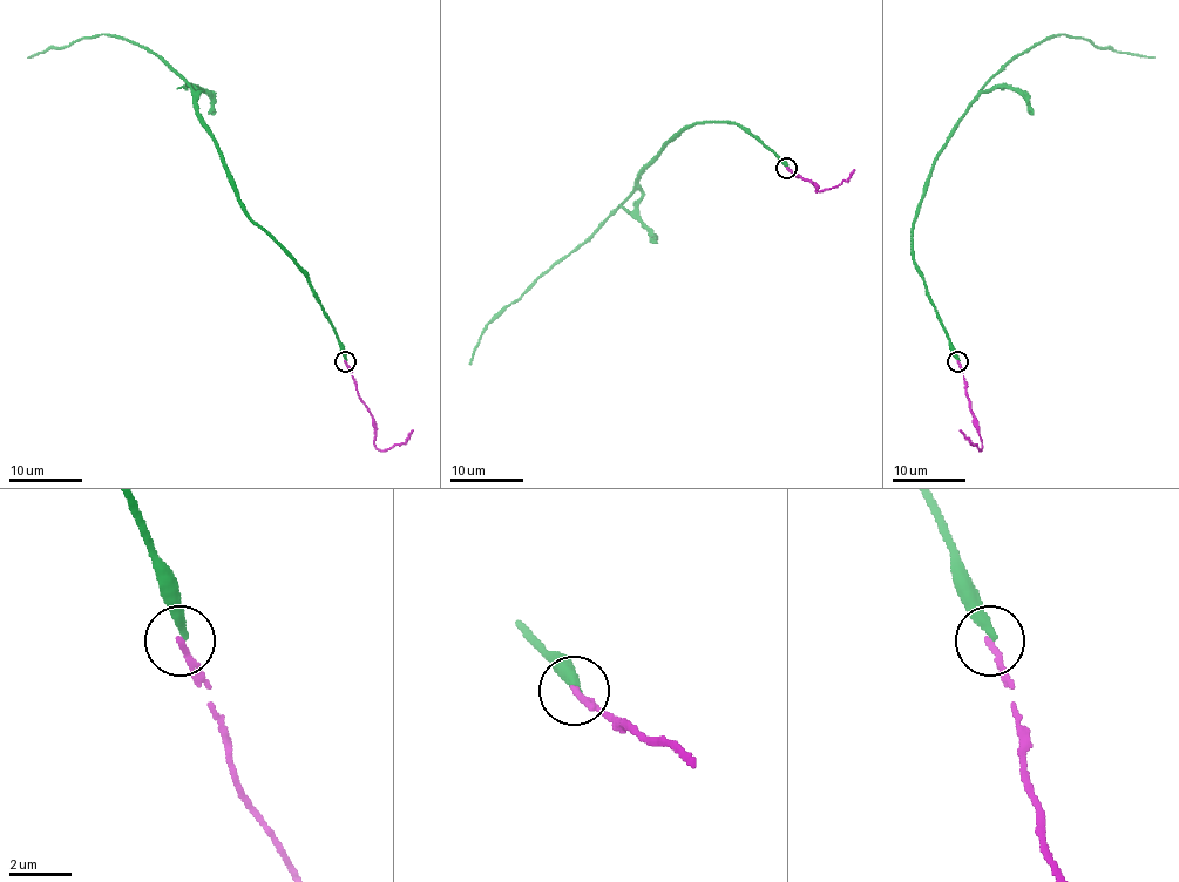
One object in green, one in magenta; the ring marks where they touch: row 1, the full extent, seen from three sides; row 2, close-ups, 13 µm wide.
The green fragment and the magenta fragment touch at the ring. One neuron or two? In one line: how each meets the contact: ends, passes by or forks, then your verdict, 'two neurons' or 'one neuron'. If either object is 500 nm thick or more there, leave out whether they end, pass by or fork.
green ends | magenta ends | two neurons

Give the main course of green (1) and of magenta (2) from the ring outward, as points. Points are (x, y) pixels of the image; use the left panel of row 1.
1: (346, 360), (307, 275), (238, 196), (197, 112), (196, 93), (151, 53), (124, 38), (83, 36), (27, 58)
2: (344, 360), (352, 372), (357, 395), (372, 418), (373, 445), (381, 450), (394, 447), (402, 443), (412, 431)

